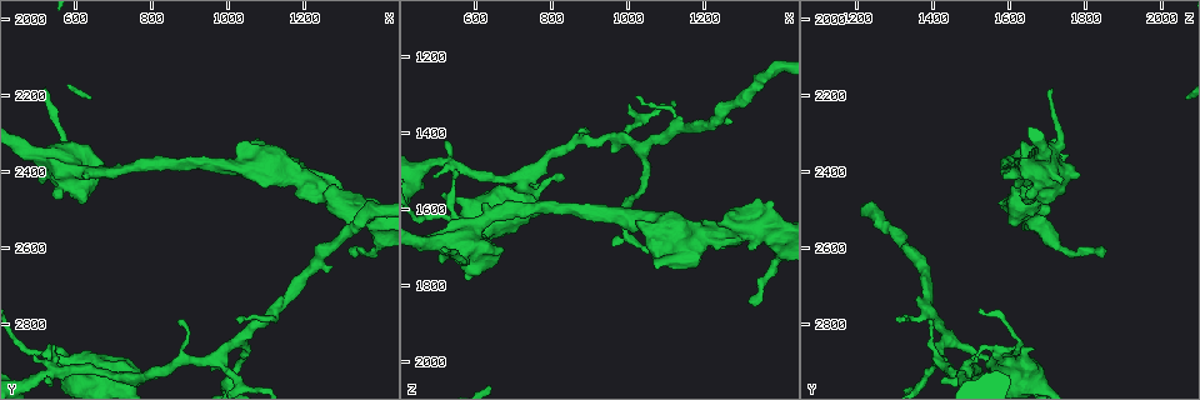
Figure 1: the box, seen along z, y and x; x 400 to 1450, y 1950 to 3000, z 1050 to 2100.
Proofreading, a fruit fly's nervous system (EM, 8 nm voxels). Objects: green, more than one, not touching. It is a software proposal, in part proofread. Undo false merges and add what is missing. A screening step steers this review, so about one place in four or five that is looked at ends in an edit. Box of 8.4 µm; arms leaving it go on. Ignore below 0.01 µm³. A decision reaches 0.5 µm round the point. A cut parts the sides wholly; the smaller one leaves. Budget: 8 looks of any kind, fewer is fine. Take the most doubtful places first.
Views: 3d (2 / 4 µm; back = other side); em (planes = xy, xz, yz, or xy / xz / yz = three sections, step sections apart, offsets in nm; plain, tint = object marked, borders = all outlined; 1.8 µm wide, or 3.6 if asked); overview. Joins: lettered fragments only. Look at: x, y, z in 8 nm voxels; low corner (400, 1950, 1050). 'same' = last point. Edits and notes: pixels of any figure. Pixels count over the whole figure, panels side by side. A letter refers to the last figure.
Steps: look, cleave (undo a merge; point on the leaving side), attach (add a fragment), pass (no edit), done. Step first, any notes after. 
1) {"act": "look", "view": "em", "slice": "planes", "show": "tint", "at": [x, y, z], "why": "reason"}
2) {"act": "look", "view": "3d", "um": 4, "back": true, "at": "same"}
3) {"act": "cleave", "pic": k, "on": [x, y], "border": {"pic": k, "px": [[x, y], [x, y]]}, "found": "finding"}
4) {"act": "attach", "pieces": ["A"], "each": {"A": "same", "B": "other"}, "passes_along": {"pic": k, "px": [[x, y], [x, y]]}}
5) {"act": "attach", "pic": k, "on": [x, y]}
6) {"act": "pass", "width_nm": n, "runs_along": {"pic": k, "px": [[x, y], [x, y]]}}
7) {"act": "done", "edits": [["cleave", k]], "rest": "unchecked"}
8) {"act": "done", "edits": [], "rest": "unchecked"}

{"act": "look", "view": "em", "um": 3.6, "slice": "xy", "step": 4, "show": "borders", "at": [710, 2945, 1535], "why": "sharp bend"}

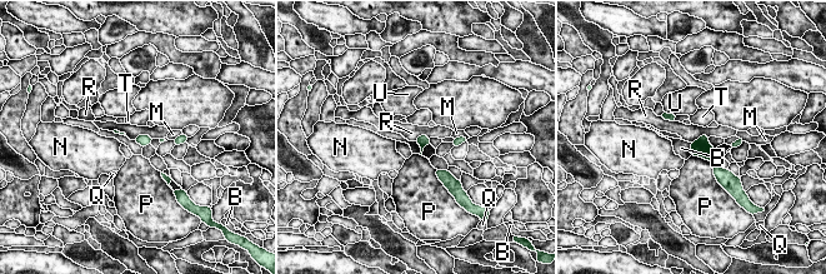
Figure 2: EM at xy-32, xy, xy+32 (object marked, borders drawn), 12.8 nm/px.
{"act": "cleave", "pic": 2, "on": [705, 139], "longest_contact_nm": ["P", 460], "each": {"B": "other", "M": "other", "N": "other", "P": "other", "Q": "other", "R": "other", "T": "other", "U": "other"}, "border": {"pic": 2, "px": [[697, 139], [709, 142]]}, "found": "a second neuron is stuck on"}

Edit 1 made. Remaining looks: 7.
{"act": "look", "view": "3d", "um": 4, "at": [1095, 2375, 1660], "why": "abrupt turn"}

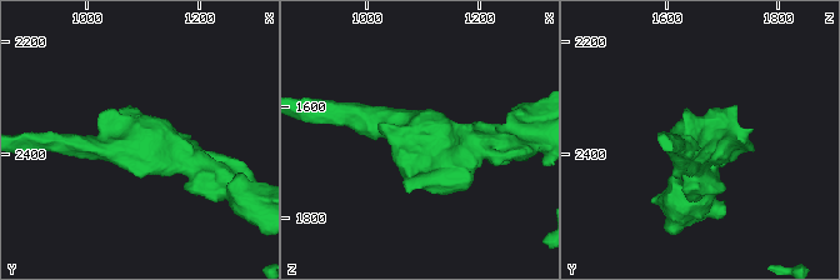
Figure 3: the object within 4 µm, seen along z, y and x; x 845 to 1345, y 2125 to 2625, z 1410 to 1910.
{"act": "look", "view": "em", "slice": "planes", "show": "borders", "at": [1095, 2370, 1655]}

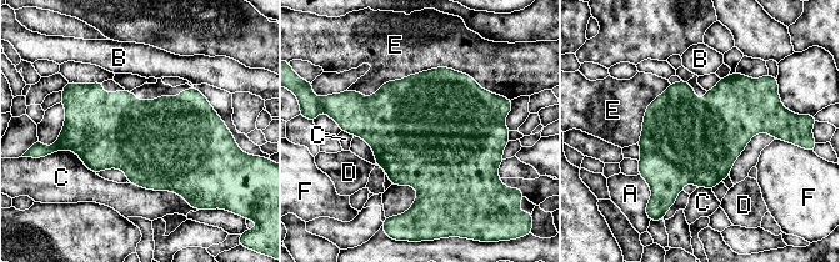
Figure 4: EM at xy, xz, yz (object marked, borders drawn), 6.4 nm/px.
{"act": "pass", "each": {"A": "other", "B": "other", "C": "other", "D": "other", "E": "other", "F": "other"}, "found": "continuous, no second neuron"}

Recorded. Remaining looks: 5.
{"act": "done", "edits": [["cleave", 2]], "rest": "unchecked"}

